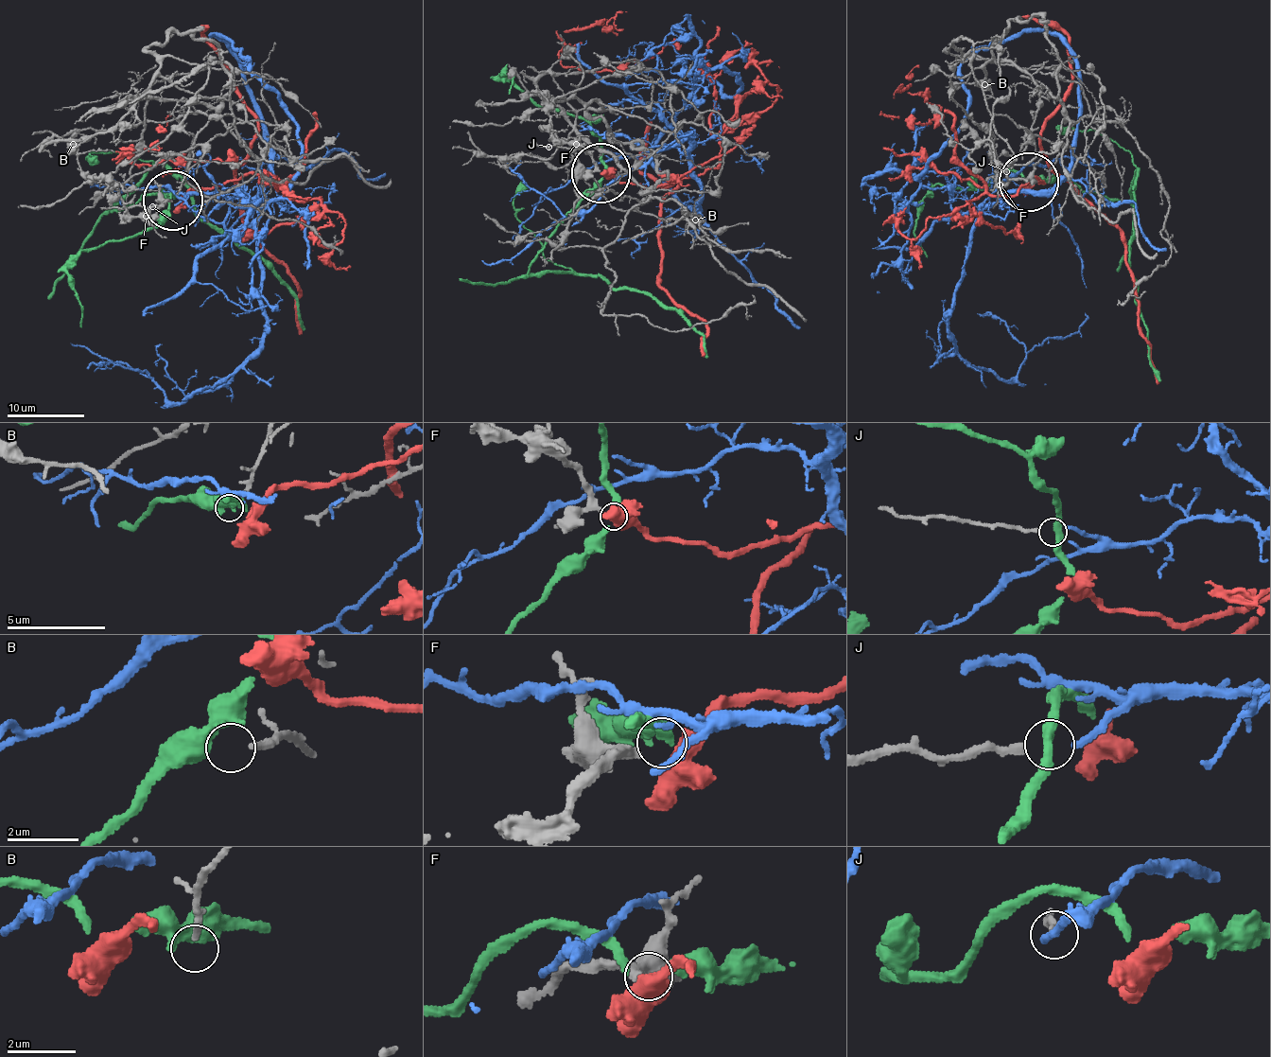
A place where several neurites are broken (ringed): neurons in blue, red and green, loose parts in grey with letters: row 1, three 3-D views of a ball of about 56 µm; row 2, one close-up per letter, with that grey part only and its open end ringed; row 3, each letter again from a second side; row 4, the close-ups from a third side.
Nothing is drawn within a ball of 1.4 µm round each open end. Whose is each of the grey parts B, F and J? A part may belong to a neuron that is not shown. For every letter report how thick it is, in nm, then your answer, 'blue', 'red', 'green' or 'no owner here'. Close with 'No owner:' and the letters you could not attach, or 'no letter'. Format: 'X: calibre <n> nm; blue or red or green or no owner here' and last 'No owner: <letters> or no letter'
B: calibre 200 nm; no owner here
F: calibre 280 nm; red
J: calibre 200 nm; blue
No owner: B

